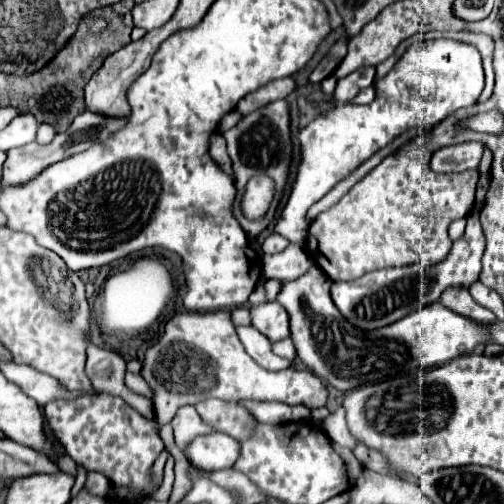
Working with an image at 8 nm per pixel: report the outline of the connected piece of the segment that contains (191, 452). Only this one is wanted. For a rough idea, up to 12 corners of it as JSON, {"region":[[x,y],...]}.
{"region":[[221,432],[197,436],[185,456],[201,470],[225,470],[239,440]]}

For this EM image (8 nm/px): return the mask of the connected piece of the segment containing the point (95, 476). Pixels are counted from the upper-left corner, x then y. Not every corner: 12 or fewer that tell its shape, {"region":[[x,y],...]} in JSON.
{"region":[[97,471],[87,472],[86,490],[103,498],[109,480]]}

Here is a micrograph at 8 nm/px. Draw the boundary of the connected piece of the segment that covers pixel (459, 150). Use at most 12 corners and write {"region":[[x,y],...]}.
{"region":[[481,142],[439,148],[429,166],[439,174],[479,164]]}

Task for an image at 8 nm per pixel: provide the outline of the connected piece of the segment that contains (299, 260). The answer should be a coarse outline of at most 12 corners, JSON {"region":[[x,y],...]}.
{"region":[[305,242],[281,254],[263,256],[263,274],[283,282],[303,276],[313,265]]}

